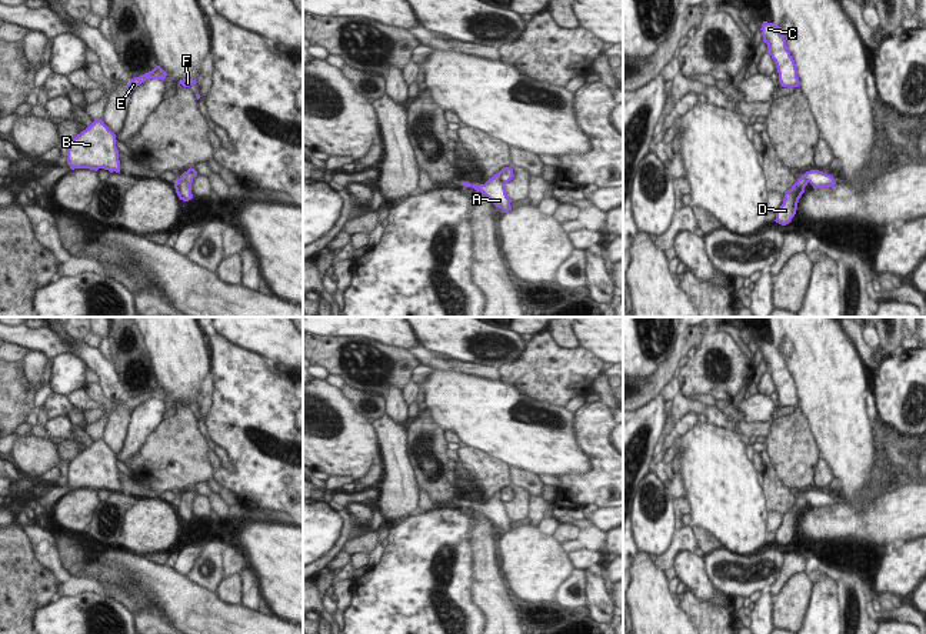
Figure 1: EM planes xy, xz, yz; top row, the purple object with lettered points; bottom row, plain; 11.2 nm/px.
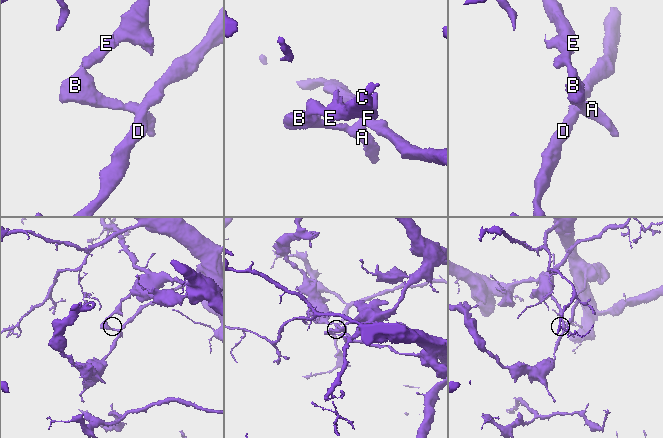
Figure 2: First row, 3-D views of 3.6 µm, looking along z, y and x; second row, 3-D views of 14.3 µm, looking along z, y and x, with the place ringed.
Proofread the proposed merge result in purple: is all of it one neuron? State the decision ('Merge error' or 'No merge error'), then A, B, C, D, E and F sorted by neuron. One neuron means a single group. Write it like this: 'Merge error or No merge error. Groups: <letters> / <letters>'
Merge error. Groups: A B C E F / D

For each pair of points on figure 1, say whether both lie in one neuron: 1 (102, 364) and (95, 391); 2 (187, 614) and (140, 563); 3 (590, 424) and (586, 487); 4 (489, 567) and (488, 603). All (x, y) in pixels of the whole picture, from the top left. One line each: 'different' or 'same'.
1: different
2: same
3: same
4: same

